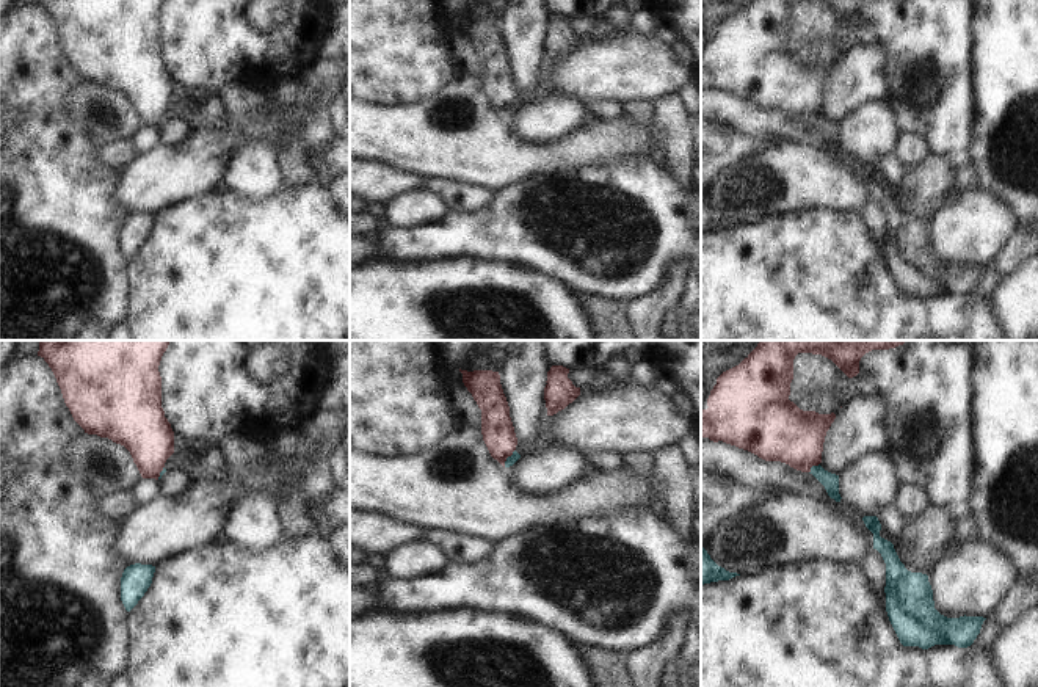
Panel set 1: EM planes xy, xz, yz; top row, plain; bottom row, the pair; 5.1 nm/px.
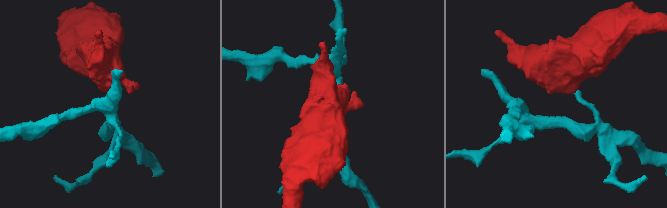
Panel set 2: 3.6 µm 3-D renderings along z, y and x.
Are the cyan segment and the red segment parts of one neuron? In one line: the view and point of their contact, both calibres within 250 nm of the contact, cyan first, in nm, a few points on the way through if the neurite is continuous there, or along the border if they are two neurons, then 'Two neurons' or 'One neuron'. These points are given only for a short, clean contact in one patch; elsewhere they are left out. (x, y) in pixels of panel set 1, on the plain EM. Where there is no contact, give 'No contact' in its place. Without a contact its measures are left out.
Touches cyan at yz (812, 115). Thickness 80 nm (cyan) against 300 nm. Boundary: yz (819, 112), (809, 121). Two neurons.

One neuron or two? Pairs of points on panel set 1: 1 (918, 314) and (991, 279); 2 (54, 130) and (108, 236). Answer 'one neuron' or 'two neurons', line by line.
1: two neurons
2: one neuron

